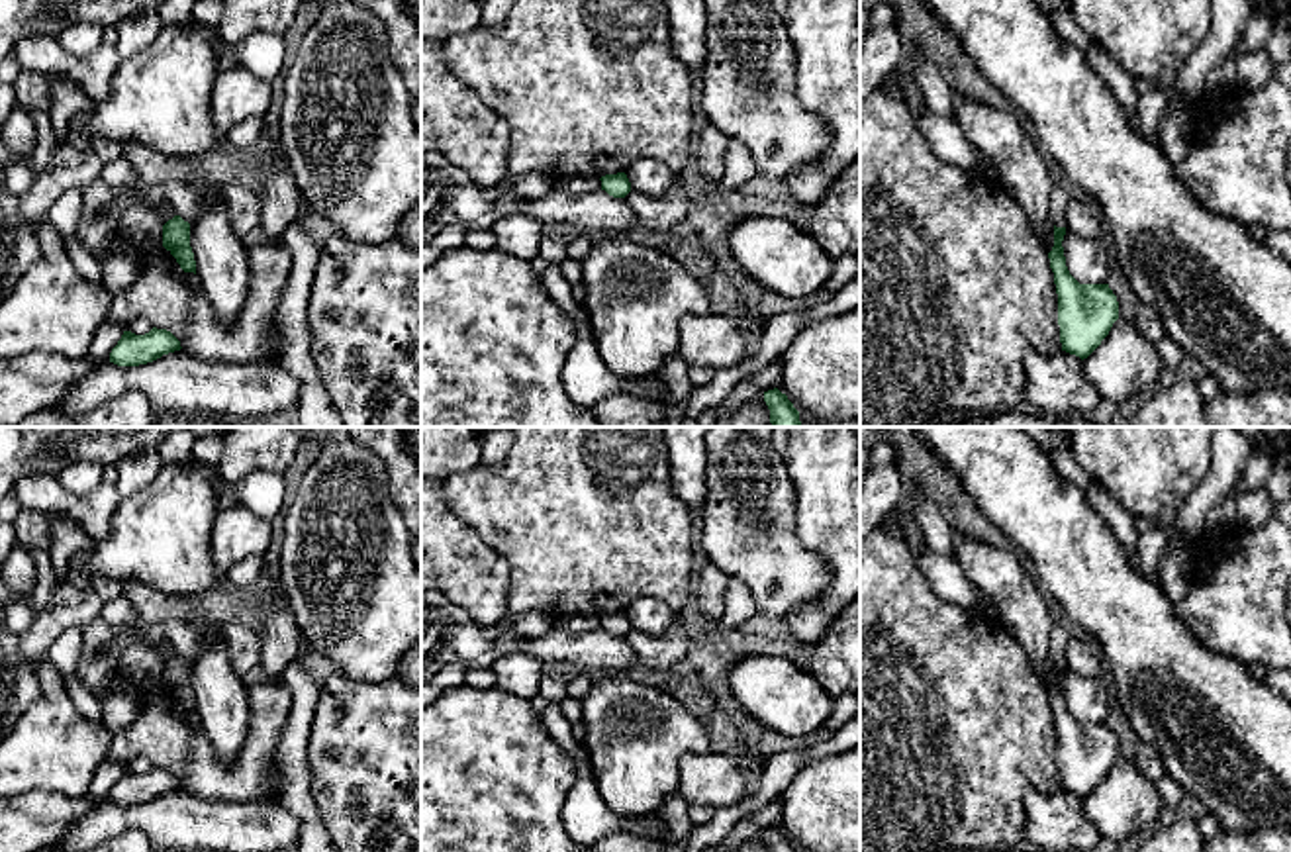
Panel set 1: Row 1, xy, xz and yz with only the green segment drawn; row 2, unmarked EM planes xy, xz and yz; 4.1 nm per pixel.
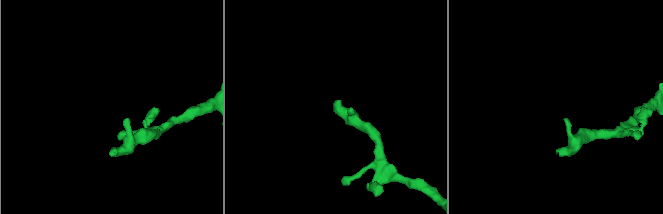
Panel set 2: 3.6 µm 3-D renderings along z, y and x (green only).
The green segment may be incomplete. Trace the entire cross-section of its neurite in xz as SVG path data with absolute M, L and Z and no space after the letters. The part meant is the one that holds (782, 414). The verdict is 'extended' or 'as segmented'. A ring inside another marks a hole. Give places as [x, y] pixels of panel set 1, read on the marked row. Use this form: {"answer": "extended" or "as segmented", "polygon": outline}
{"answer": "as segmented", "polygon": "M778 388L764 392L772 427L801 427L799 411Z"}

